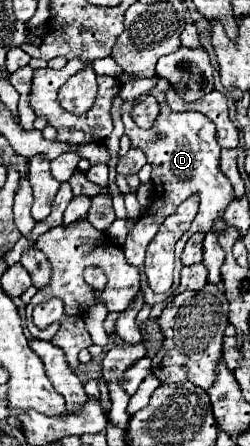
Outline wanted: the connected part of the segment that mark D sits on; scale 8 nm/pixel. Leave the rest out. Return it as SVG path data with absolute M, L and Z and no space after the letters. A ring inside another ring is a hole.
M158 78L158 84L154 88L148 90L148 94L152 94L158 102L160 102L160 116L154 124L154 128L150 130L143 130L137 126L130 116L134 102L123 101L121 107L121 117L124 124L124 134L130 138L132 148L140 148L146 154L148 164L152 164L152 184L154 184L154 198L152 204L146 208L146 216L154 216L154 218L138 218L134 228L130 230L124 248L126 260L136 266L140 270L140 290L144 292L144 300L148 306L154 306L158 302L168 300L174 290L178 288L176 280L172 284L172 288L164 294L156 294L148 282L146 282L146 274L144 274L144 254L146 254L146 246L152 242L152 238L156 236L160 224L164 222L164 218L168 218L190 194L198 194L200 196L200 210L190 226L190 230L186 232L186 236L180 238L178 242L178 252L176 256L182 254L184 244L188 242L188 238L196 232L206 234L214 220L220 218L224 214L224 210L230 206L230 202L234 200L234 190L228 182L228 178L220 172L220 146L216 142L216 128L214 122L194 110L188 112L172 112L170 106L166 104L166 92L170 88L170 82L166 78Z

